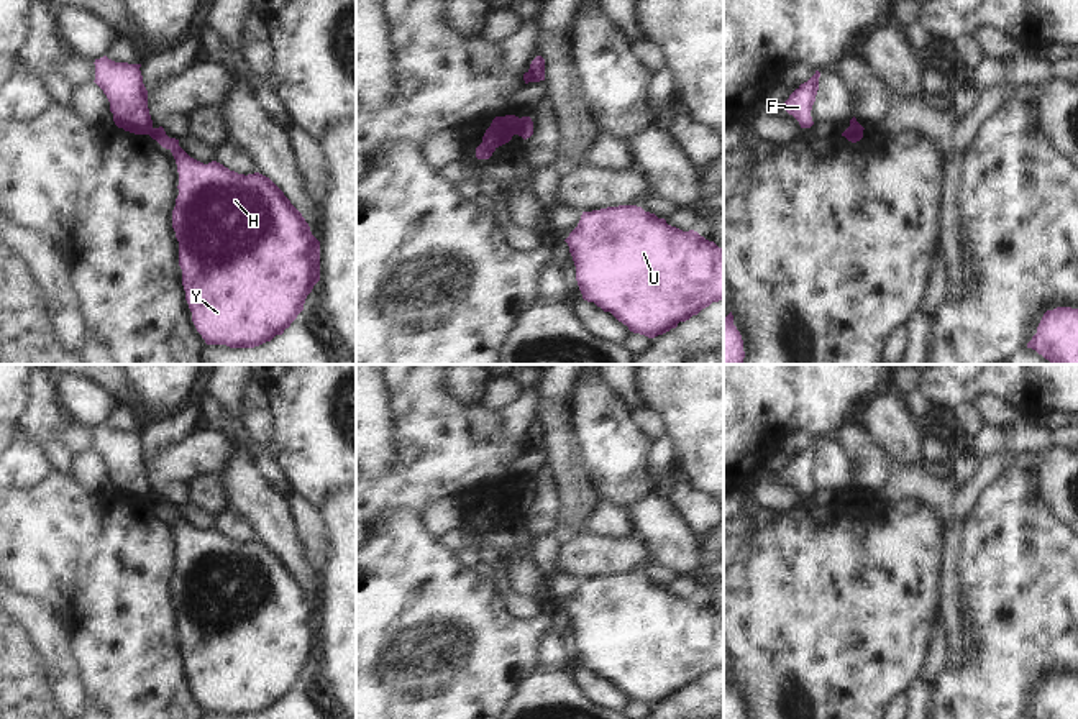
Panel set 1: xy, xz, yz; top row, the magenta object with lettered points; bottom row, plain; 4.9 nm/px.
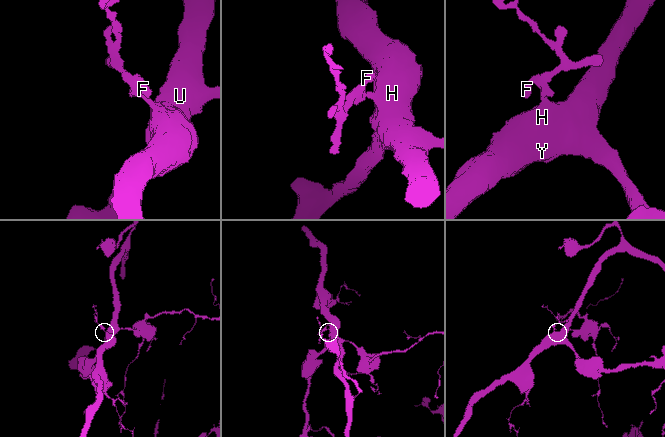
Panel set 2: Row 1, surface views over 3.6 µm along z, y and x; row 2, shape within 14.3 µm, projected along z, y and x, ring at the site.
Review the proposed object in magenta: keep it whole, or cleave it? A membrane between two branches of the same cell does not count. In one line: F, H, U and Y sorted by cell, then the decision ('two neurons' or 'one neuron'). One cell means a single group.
groups F / H U Y; two neurons

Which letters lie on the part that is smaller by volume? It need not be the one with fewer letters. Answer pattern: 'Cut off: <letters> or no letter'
Cut off: F

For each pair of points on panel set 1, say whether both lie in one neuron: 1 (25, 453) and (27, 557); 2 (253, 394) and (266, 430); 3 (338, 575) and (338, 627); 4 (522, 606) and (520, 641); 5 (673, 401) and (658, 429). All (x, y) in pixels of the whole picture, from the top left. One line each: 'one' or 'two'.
1: two
2: one
3: one
4: two
5: two

